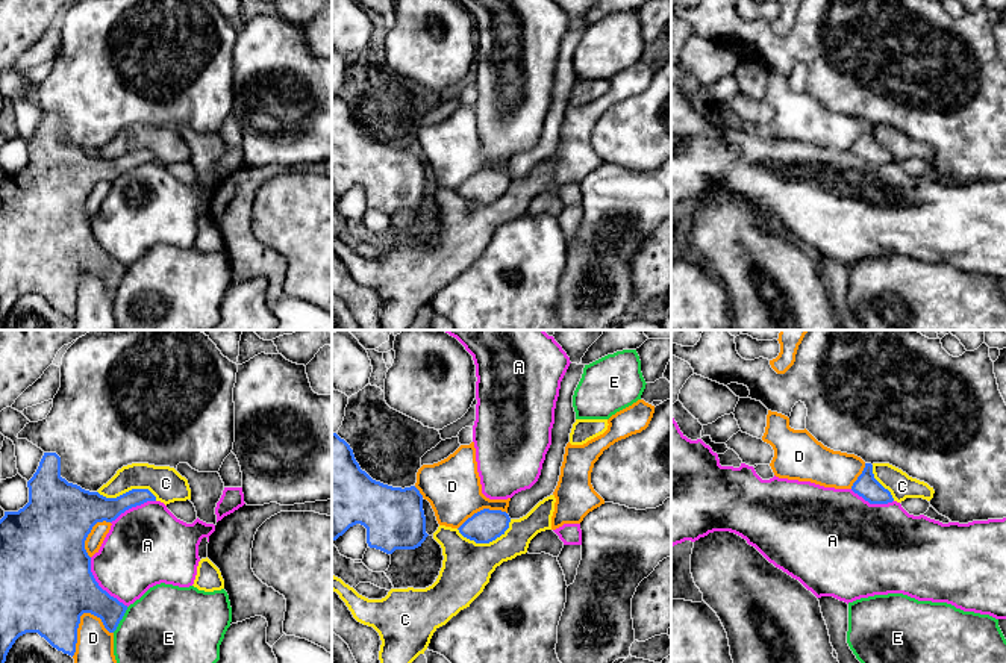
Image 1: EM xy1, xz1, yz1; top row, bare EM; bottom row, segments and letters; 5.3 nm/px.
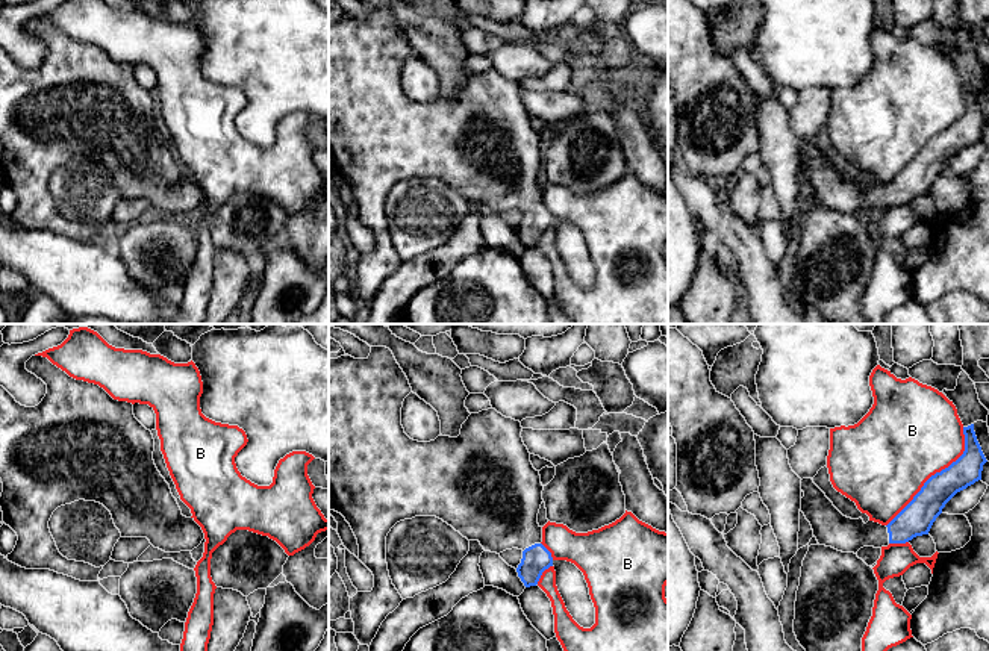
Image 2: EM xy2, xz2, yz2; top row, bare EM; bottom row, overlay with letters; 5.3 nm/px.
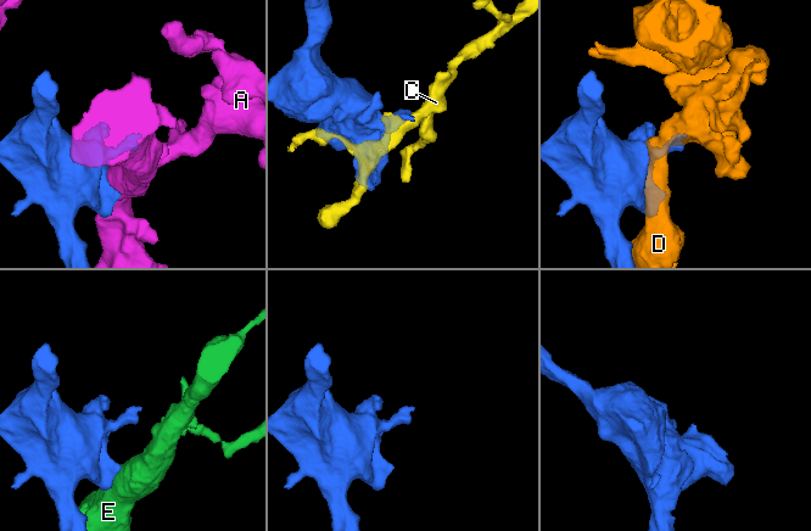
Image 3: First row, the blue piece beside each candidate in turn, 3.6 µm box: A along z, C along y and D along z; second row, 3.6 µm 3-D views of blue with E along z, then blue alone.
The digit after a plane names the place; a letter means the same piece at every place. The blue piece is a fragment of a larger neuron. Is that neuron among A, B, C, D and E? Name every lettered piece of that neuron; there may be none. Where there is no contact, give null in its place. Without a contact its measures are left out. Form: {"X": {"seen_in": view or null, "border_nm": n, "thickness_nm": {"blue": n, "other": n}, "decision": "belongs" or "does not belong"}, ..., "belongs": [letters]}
{"A": {"seen_in": "xy1", "border_nm": 340, "thickness_nm": {"blue": 440, "other": 380}, "decision": "does not belong"}, "B": {"seen_in": "yz2", "border_nm": 650, "thickness_nm": {"blue": 170, "other": 500}, "decision": "does not belong"}, "C": {"seen_in": "xz1", "border_nm": 300, "thickness_nm": {"blue": 170, "other": 260}, "decision": "does not belong"}, "D": {"seen_in": "xy1", "border_nm": 260, "thickness_nm": {"blue": 440, "other": 190}, "decision": "does not belong"}, "E": {"seen_in": "xy1", "border_nm": 160, "thickness_nm": {"blue": 200, "other": 400}, "decision": "does not belong"}, "belongs": []}

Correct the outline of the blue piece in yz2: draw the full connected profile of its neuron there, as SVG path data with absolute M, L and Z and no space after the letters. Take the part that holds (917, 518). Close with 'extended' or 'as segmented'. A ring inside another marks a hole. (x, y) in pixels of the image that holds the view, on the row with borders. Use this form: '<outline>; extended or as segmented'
M974 424L963 427L965 451L948 468L931 475L913 500L888 524L844 516L812 478L801 480L801 512L810 522L819 545L842 553L857 553L863 547L881 548L906 544L928 534L945 504L960 491L981 480L987 462L977 441Z; extended

